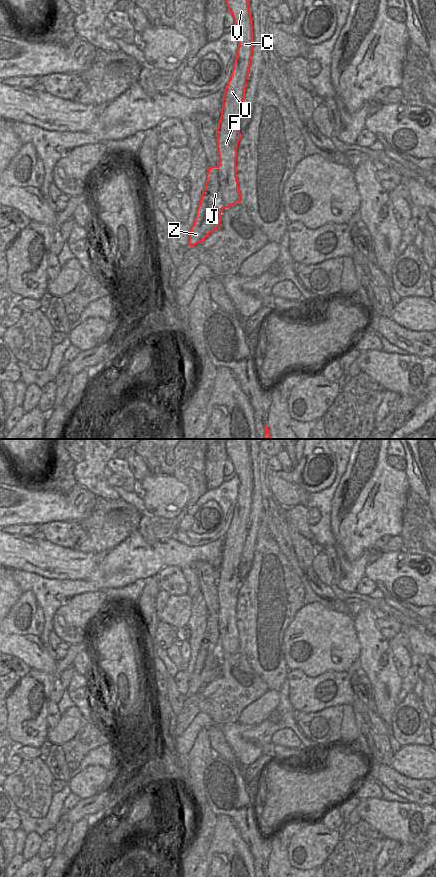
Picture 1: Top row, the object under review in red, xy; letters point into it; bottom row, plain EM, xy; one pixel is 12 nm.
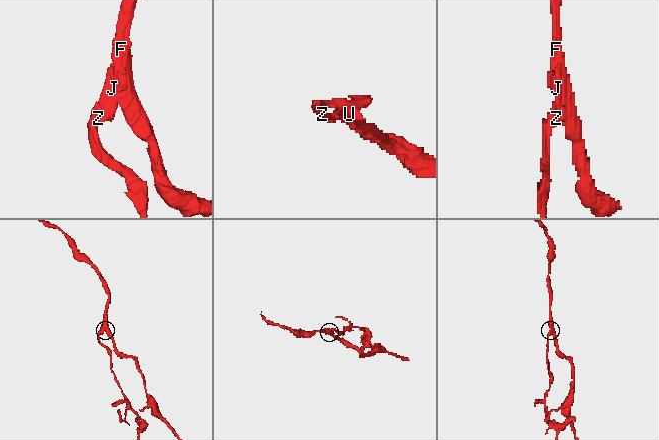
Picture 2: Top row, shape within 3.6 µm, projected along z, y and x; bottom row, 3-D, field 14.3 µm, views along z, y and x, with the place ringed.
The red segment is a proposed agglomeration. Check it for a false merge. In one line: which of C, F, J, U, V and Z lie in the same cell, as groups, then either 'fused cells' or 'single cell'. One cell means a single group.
C F U V / J Z | fused cells

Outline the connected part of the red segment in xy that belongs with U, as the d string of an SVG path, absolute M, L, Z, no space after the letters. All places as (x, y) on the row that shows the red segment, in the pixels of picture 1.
M225 0L234 19L234 25L240 31L238 39L237 55L234 59L232 73L225 87L224 96L222 98L221 117L218 122L216 131L217 149L218 149L218 176L220 178L220 189L224 190L221 196L223 206L221 208L229 208L237 202L240 202L240 191L238 189L238 181L236 177L236 158L238 142L241 133L238 131L238 117L240 115L241 104L244 100L244 90L246 88L246 79L250 68L250 59L252 57L253 43L253 27L248 0Z

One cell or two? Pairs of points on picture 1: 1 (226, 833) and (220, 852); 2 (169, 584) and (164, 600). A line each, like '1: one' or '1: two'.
1: one
2: two

